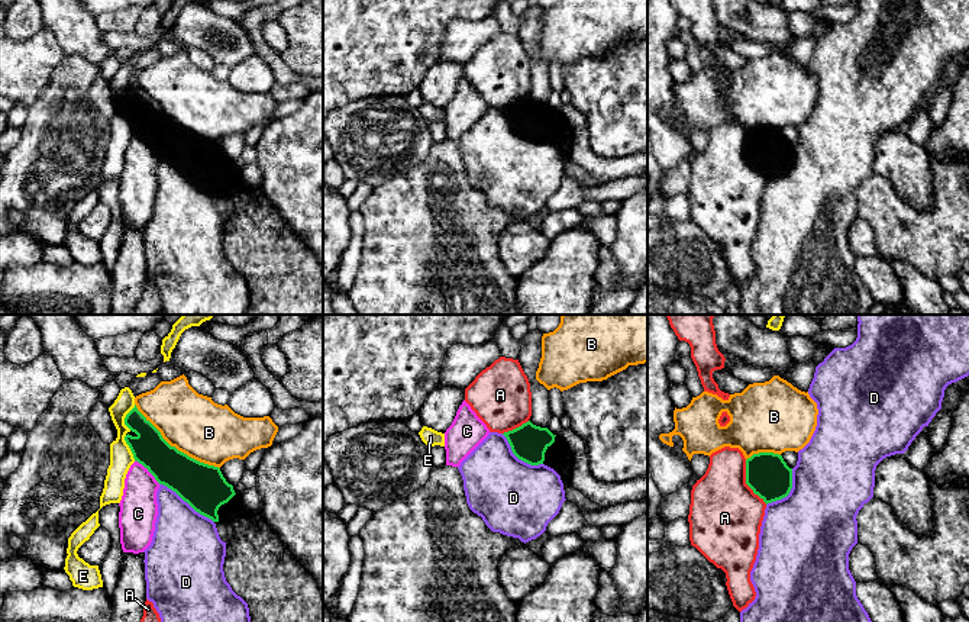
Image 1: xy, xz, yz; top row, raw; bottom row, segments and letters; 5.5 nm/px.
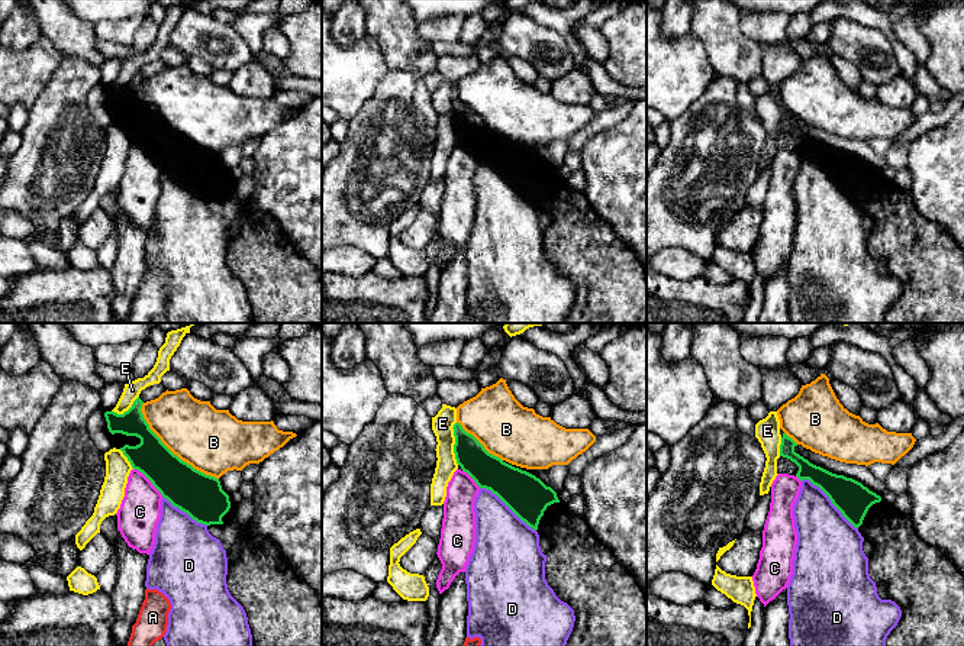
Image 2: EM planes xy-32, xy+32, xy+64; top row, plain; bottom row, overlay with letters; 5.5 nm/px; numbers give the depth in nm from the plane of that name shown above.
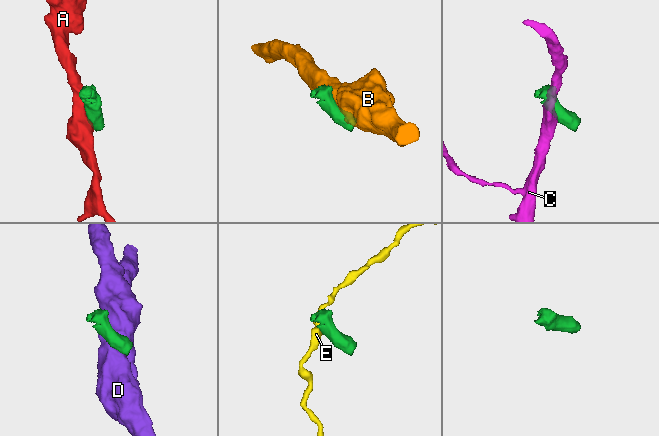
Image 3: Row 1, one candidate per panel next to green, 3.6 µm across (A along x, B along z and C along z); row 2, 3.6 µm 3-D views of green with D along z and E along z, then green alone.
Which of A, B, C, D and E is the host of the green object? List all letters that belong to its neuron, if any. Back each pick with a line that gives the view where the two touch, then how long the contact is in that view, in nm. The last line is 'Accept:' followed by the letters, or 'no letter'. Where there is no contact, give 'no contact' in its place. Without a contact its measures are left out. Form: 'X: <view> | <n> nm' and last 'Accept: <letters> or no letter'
Accept: no letter

